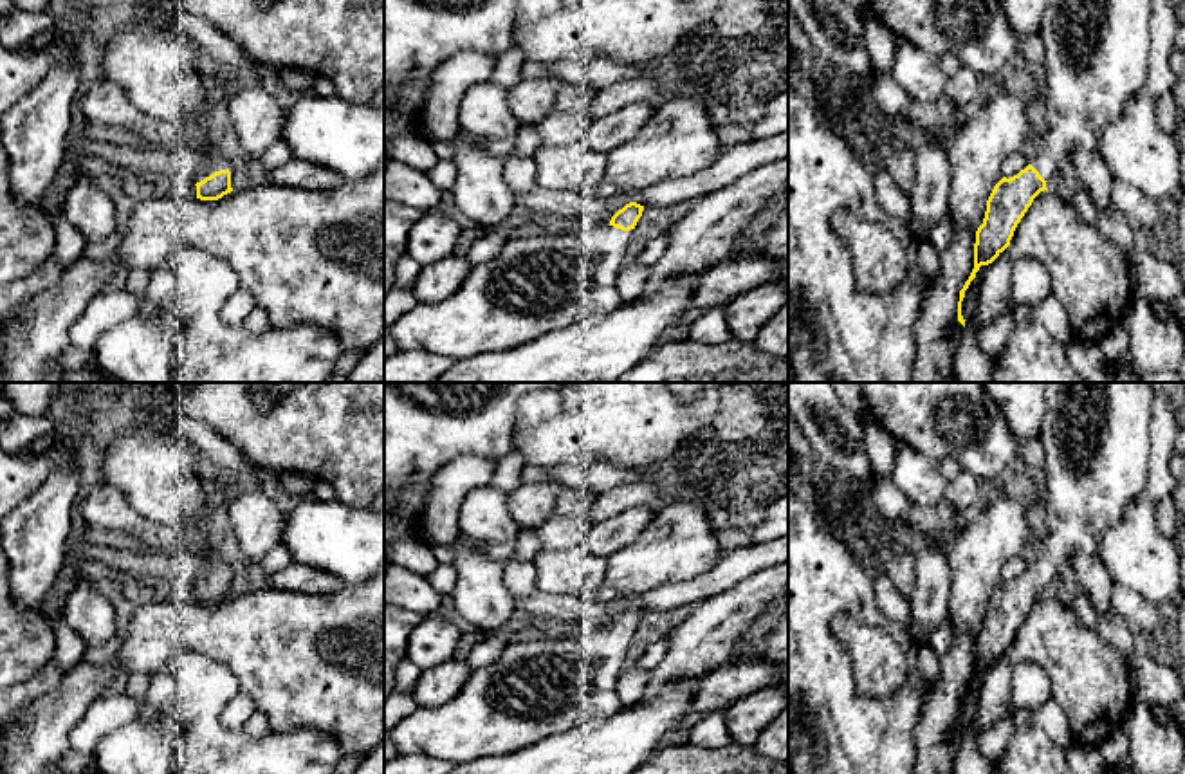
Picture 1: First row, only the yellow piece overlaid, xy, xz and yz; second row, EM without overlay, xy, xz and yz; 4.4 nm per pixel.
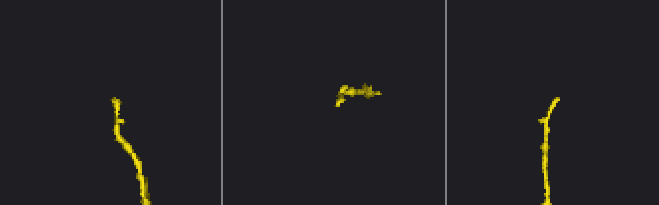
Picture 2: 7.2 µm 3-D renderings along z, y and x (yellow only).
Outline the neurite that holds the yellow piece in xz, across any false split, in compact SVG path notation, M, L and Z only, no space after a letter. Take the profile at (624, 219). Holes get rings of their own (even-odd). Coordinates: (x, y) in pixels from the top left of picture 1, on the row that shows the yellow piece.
M629 202L608 224L592 224L566 236L512 236L494 258L473 267L453 296L440 303L417 303L402 314L390 327L397 350L420 348L456 363L606 318L622 303L619 271L642 211L644 206Z

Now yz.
M1046 0L1041 20L1044 63L1039 69L1048 130L1039 152L1017 175L1003 177L987 200L976 231L974 269L960 290L958 321L965 327L961 301L981 265L992 263L1008 245L1033 198L1070 168L1075 148L1098 155L1100 132L1120 117L1149 78L1153 0Z

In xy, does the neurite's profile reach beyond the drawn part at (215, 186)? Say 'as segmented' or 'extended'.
extended

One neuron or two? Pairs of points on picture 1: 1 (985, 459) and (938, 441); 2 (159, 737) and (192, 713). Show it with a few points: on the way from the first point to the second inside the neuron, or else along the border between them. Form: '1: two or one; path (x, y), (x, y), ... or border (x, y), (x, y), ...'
1: one; path (974, 448), (967, 441), (949, 441)
2: two; border (168, 713), (181, 733), (175, 755)

